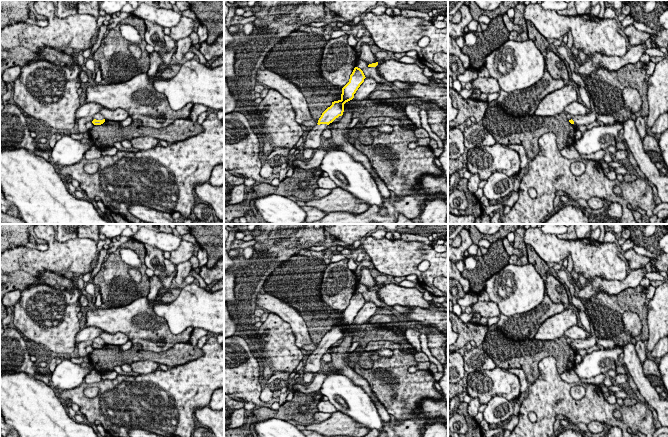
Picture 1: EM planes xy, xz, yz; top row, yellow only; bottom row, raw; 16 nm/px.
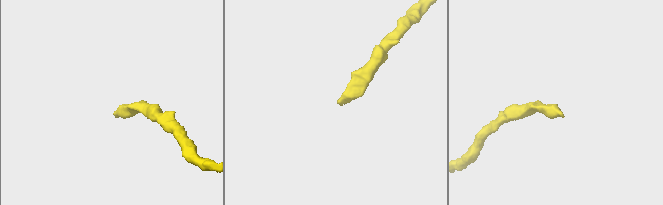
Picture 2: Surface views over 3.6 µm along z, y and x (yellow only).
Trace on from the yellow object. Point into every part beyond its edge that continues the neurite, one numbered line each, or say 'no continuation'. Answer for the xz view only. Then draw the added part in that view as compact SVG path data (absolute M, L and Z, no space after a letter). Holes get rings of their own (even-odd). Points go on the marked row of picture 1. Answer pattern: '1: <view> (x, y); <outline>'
1: xz (313, 139); M327 124L315 125L312 130L305 135L305 141L303 143L302 150L306 148L312 148L313 150L322 148L323 139L321 137L321 134L326 129L328 129Z

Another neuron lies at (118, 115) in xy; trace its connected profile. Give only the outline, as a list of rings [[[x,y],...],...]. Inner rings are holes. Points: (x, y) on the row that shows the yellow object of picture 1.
[[[102,108],[99,113],[102,114],[104,119],[107,121],[121,122],[127,119],[129,116],[124,109],[109,110]]]

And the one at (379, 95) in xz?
[[[376,90],[373,91],[369,98],[372,101],[384,101],[388,103],[394,103],[392,99],[395,97],[394,93],[392,91],[384,91],[384,90]]]

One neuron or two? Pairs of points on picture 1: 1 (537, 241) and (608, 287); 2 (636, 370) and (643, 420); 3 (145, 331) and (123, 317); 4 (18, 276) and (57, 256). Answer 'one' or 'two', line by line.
1: two
2: two
3: one
4: two

